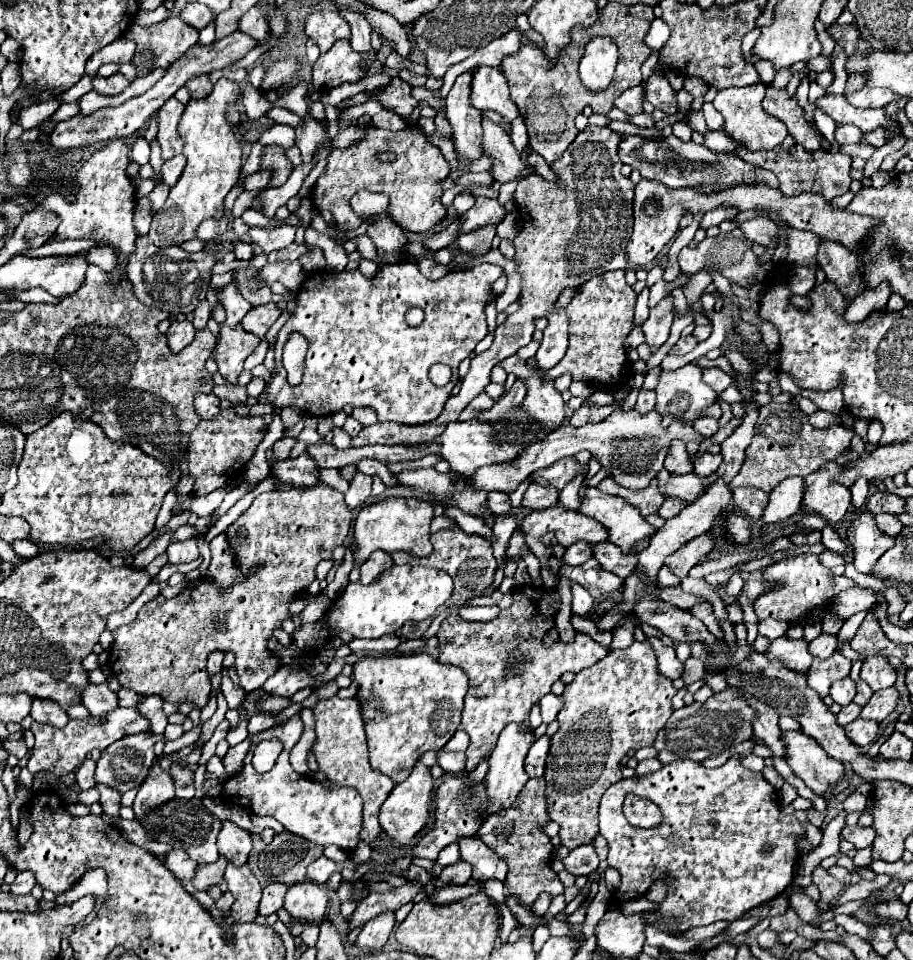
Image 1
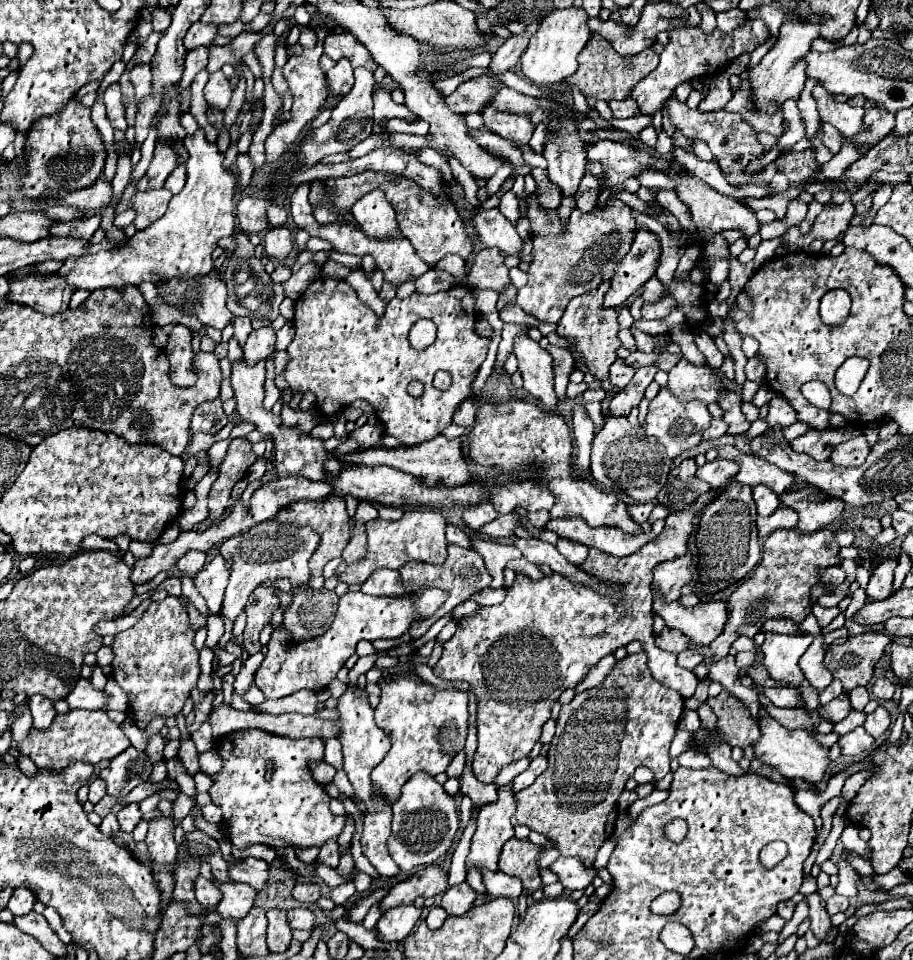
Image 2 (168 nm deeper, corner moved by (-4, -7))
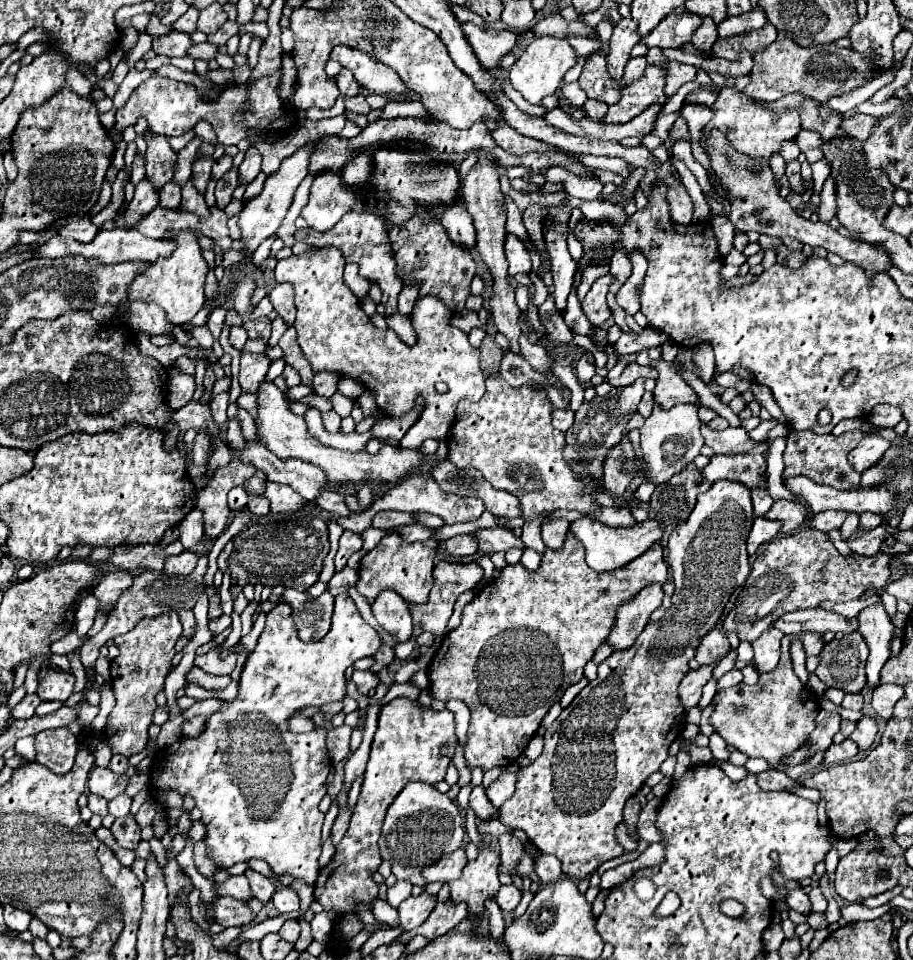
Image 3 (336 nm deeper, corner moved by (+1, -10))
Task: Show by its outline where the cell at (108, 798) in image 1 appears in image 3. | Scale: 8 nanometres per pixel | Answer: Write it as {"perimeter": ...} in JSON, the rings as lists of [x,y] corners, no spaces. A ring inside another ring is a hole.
{"perimeter":[[[132,814],[128,818],[116,818],[116,822],[112,824],[110,830],[122,848],[136,850],[136,846],[140,842],[140,826],[136,824]]]}

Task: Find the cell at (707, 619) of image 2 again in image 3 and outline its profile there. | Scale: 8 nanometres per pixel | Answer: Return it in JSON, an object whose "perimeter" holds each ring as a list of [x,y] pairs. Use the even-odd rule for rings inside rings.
{"perimeter":[[[714,628],[708,636],[702,638],[696,650],[696,660],[700,666],[706,666],[706,664],[720,662],[728,652],[730,652],[730,644],[726,636],[720,632],[720,628]]]}

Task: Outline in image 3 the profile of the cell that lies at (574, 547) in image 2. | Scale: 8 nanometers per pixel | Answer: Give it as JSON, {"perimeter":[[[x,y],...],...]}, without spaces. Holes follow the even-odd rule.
{"perimeter":[[[544,520],[542,522],[542,540],[548,548],[562,548],[564,536],[570,528],[568,520]]]}

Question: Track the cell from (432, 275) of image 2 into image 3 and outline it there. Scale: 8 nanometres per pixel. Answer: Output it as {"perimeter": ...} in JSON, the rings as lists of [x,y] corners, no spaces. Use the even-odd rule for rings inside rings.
{"perimeter":[[[404,286],[402,294],[398,296],[398,312],[410,316],[416,298],[418,298],[418,286]]]}

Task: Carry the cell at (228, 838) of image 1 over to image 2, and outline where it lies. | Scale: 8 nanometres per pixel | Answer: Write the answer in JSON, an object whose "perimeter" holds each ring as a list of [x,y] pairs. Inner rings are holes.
{"perimeter":[[[255,857],[233,861],[233,863],[229,863],[229,877],[233,881],[247,883],[253,889],[259,891],[267,883],[267,879],[269,879],[267,863],[261,861],[261,859],[255,859]]]}

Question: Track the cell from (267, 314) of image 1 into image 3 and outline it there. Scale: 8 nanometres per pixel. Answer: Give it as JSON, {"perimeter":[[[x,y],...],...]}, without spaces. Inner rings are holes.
{"perimeter":[[[242,354],[242,358],[240,358],[240,376],[238,376],[242,392],[256,394],[258,384],[264,380],[268,368],[270,368],[270,362],[264,354]]]}

